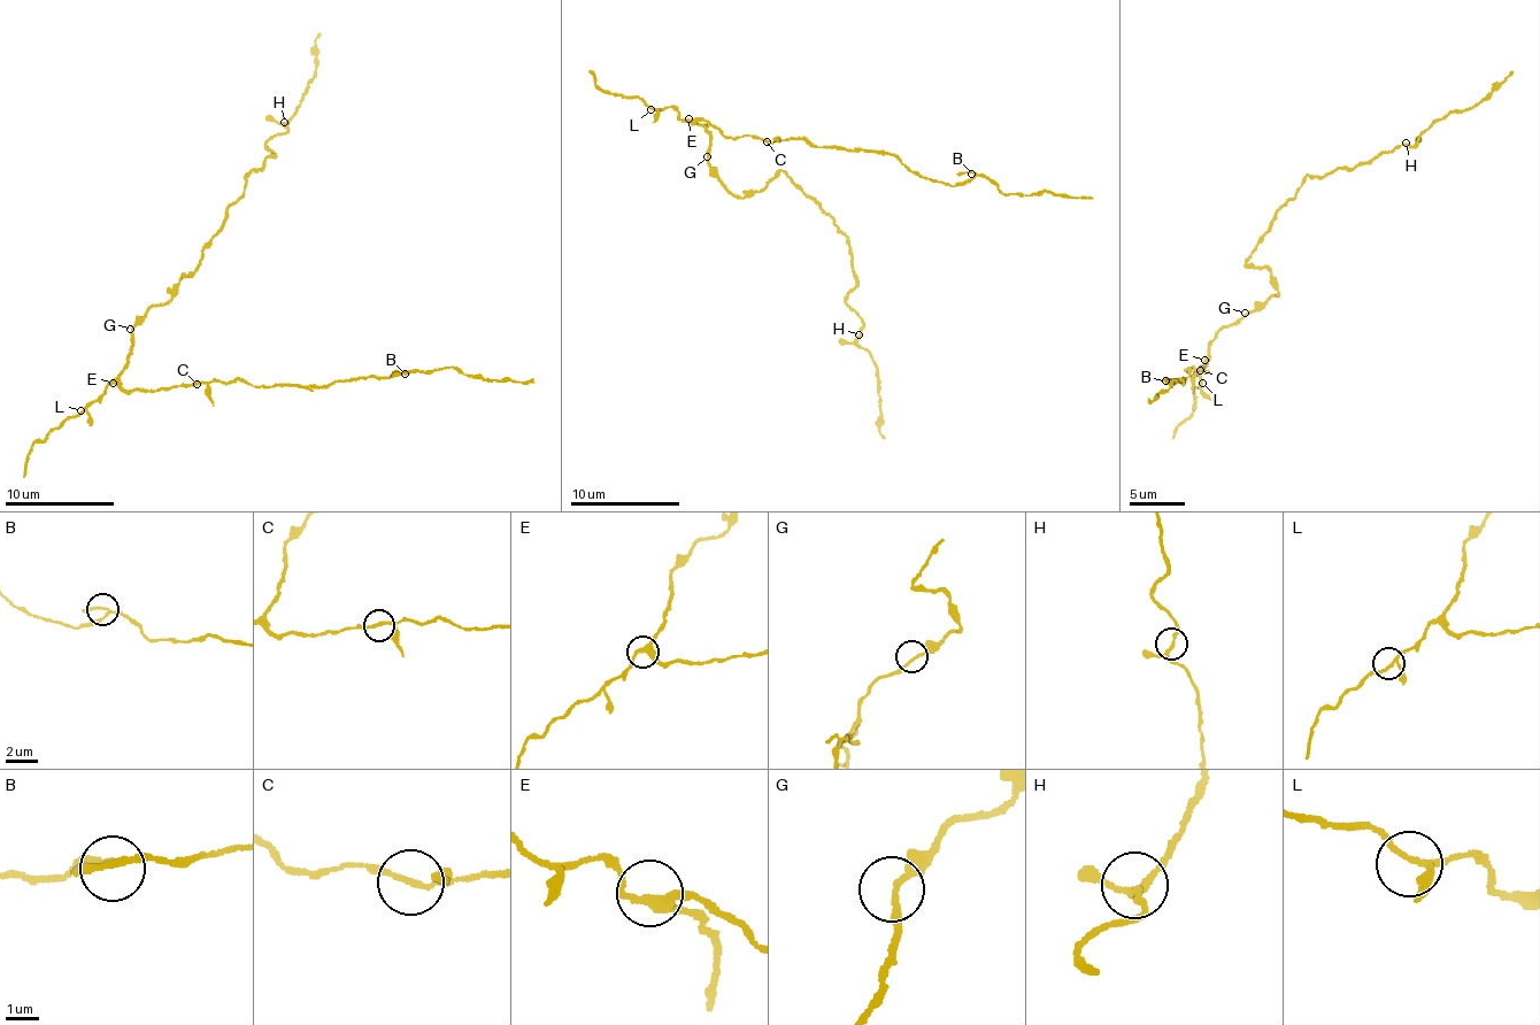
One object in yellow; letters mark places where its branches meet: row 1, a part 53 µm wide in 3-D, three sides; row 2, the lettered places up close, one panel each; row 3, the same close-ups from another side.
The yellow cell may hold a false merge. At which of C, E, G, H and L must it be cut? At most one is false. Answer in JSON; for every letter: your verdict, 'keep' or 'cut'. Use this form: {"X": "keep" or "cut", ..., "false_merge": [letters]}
{"C": "keep", "E": "keep", "G": "keep", "H": "keep", "L": "keep", "false_merge": []}

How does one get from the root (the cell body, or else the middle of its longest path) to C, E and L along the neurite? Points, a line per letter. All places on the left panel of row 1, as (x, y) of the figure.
C: (130, 332), (132, 341), (120, 377), (123, 388), (153, 391), (197, 384)
E: (130, 332), (132, 341), (126, 365), (113, 383)
L: (130, 332), (132, 341), (123, 371), (107, 385), (107, 392), (81, 410)

